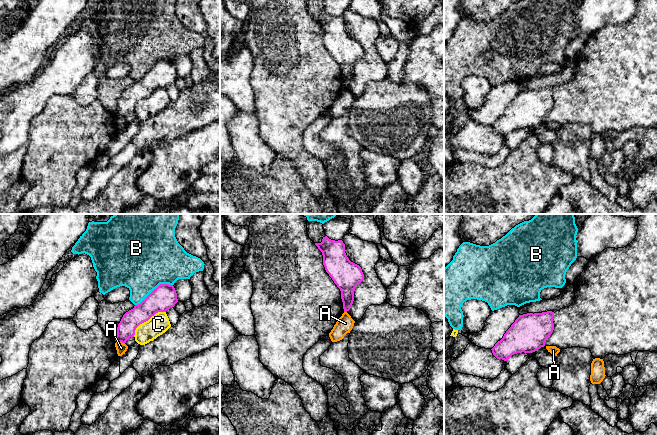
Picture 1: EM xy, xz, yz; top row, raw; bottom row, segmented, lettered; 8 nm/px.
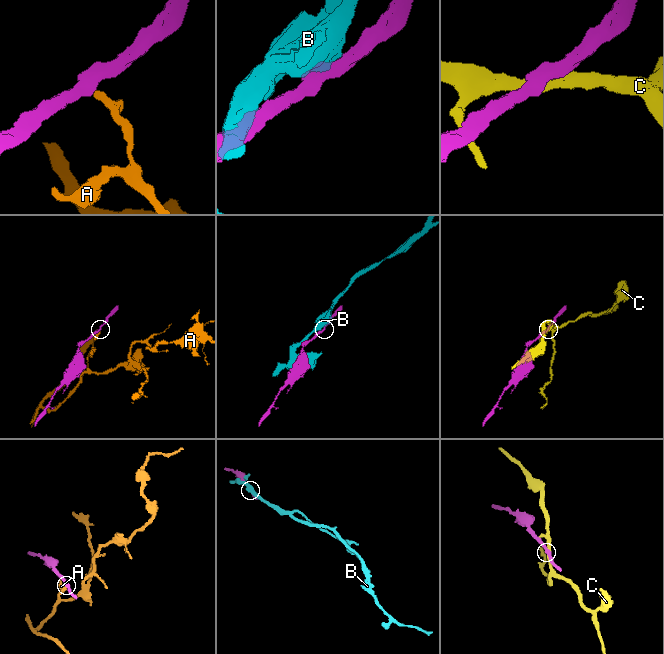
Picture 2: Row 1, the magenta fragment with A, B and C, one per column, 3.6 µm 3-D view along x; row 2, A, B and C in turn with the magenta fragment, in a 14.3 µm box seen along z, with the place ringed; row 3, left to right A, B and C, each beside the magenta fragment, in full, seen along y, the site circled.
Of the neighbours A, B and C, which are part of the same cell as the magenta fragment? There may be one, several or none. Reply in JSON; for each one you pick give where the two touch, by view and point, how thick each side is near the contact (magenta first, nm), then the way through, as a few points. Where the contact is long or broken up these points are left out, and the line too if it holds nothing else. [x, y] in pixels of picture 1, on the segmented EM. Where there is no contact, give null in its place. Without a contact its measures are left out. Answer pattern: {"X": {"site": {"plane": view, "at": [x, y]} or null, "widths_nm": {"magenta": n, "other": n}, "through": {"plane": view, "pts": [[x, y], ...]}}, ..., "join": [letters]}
{"join": []}

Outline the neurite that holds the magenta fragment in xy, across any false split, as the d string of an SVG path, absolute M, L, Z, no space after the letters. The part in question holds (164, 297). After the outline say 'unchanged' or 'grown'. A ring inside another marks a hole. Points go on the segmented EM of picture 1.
M160 284L154 289L140 304L135 305L133 309L126 312L117 327L117 336L115 341L126 343L130 337L134 337L136 328L148 321L158 312L166 312L175 306L178 302L177 293L173 285Z; unchanged

